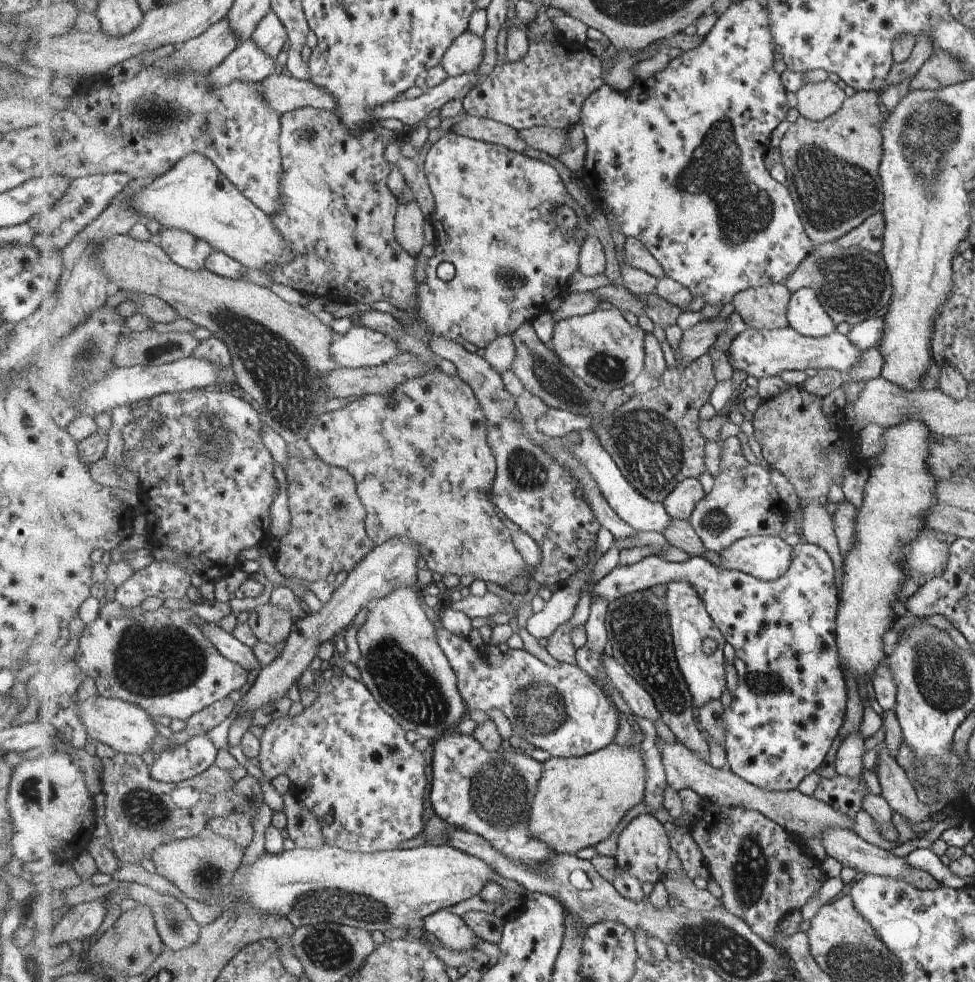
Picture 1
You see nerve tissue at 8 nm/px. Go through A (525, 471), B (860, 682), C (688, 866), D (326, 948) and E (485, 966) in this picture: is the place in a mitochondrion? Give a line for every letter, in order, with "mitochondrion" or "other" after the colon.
A: mitochondrion
B: other
C: other
D: mitochondrion
E: other

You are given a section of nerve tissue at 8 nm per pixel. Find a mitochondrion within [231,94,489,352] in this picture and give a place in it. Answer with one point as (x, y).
(307, 135)

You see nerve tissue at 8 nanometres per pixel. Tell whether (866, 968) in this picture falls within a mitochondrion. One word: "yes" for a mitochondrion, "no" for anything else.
yes

